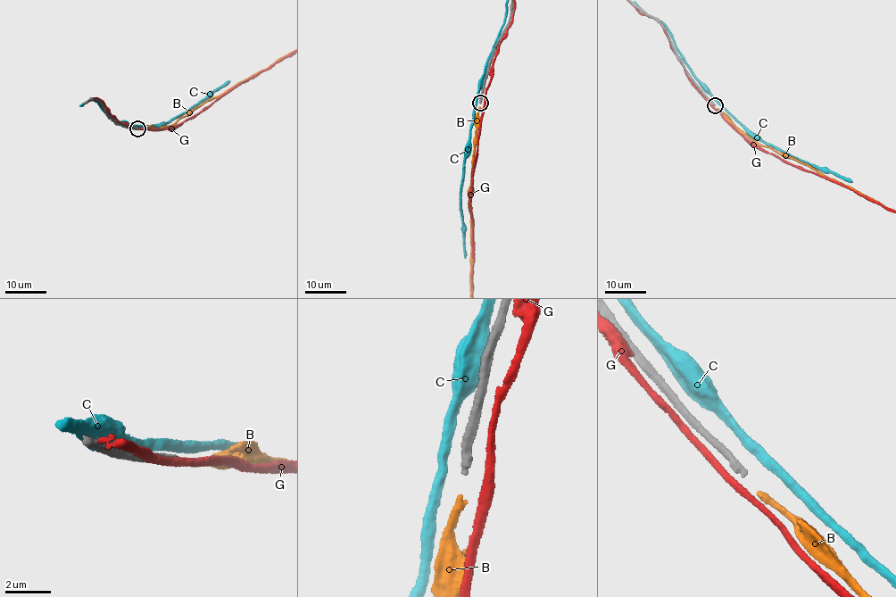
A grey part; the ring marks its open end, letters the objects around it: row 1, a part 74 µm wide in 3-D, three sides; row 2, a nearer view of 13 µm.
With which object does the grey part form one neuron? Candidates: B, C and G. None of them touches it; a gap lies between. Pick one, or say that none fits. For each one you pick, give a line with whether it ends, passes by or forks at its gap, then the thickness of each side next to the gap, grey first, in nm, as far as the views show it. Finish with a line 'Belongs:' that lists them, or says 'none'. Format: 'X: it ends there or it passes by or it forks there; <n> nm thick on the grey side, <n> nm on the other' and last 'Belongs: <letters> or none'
B: it ends there; 320 nm thick on the grey side, 300 nm on the other
Belongs: B

